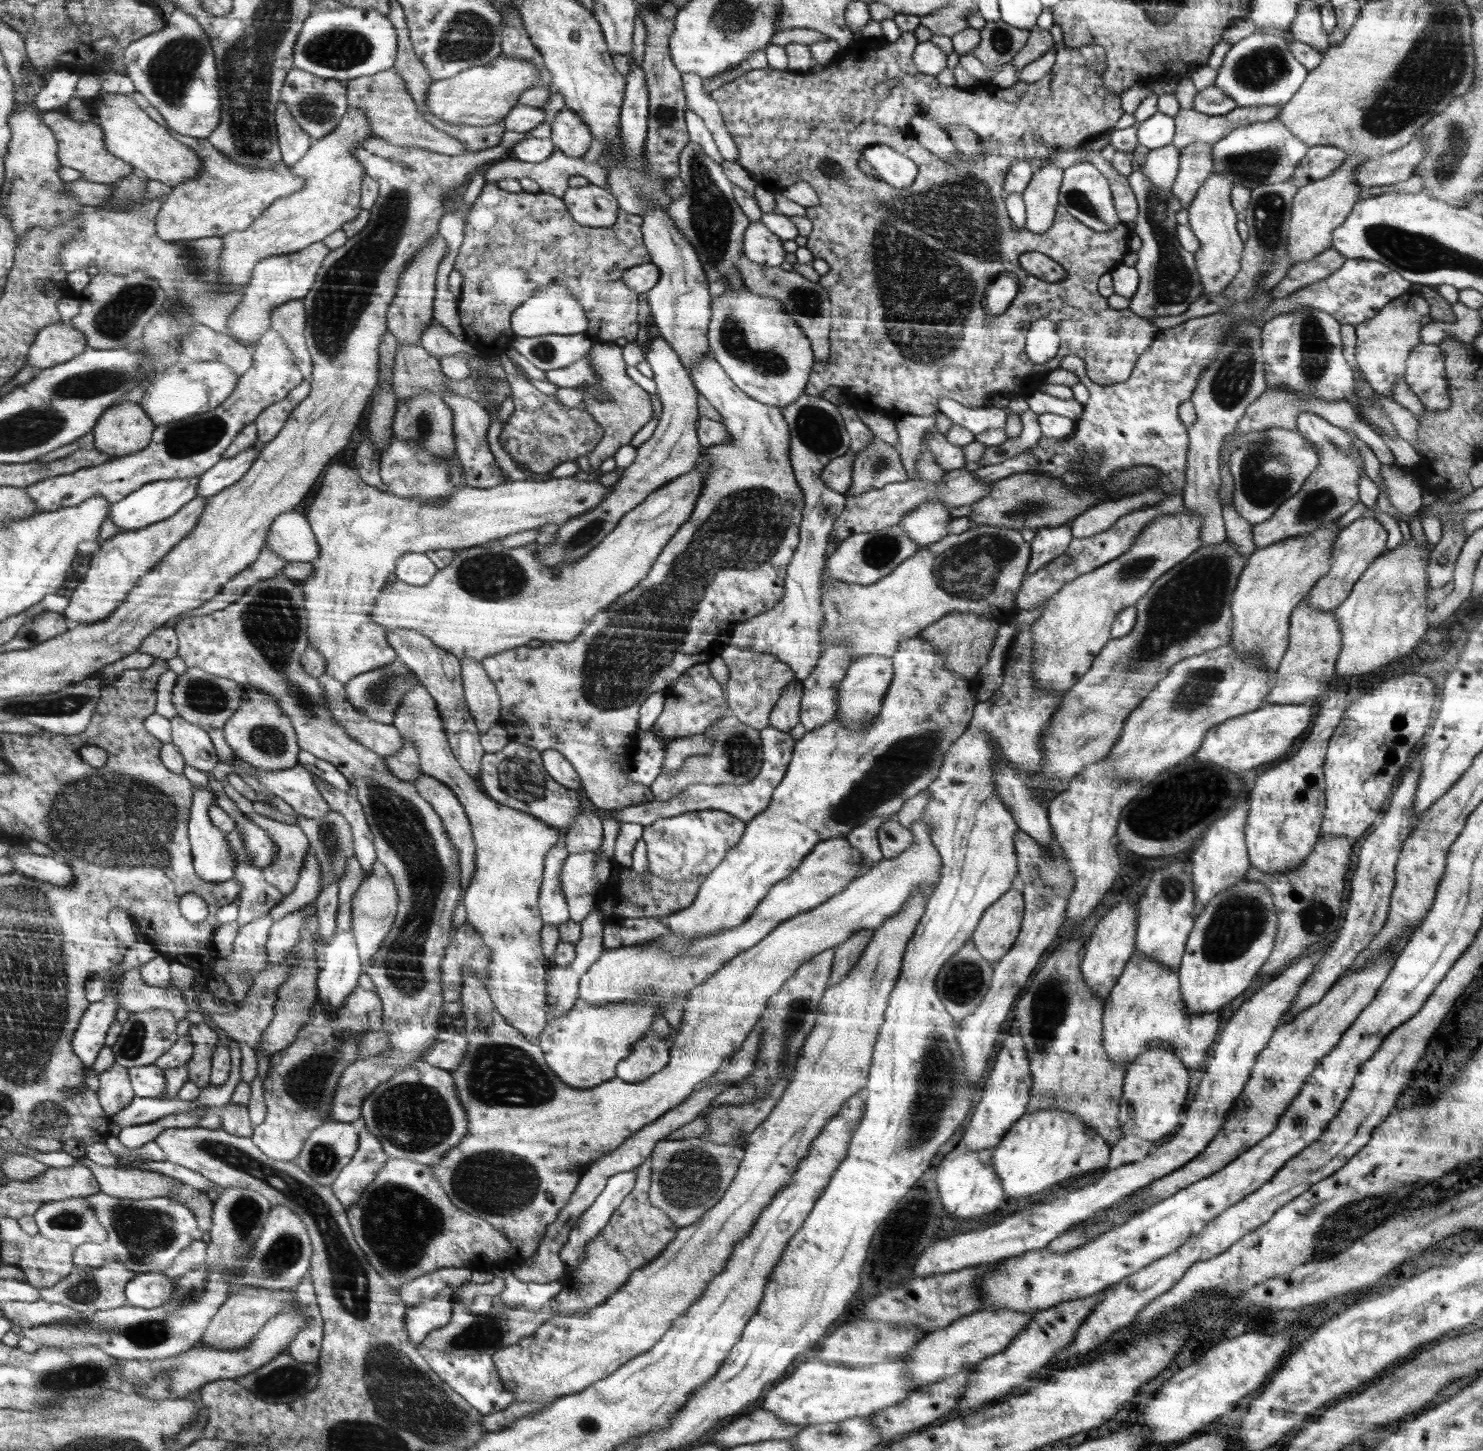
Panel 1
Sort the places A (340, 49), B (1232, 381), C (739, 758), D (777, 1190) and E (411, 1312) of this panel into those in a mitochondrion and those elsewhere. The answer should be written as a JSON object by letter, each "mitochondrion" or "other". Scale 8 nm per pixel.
{"A":"mitochondrion","B":"mitochondrion","C":"mitochondrion","D":"other","E":"other"}

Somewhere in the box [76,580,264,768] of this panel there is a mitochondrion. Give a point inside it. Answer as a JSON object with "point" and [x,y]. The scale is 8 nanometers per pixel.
{"point":[205,697]}

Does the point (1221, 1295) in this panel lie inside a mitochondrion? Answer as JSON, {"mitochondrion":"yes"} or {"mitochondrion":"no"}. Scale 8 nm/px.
{"mitochondrion":"no"}

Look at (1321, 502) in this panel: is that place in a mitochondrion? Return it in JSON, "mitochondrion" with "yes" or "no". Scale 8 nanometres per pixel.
{"mitochondrion":"yes"}

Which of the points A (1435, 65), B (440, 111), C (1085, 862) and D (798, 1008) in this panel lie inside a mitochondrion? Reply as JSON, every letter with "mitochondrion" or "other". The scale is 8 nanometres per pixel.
{"A":"mitochondrion","B":"other","C":"other","D":"mitochondrion"}

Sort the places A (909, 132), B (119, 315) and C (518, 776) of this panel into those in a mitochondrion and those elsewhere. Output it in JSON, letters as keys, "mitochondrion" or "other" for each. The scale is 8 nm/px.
{"A":"other","B":"mitochondrion","C":"mitochondrion"}

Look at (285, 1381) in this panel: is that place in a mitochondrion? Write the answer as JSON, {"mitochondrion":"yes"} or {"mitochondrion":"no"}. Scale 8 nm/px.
{"mitochondrion":"yes"}

